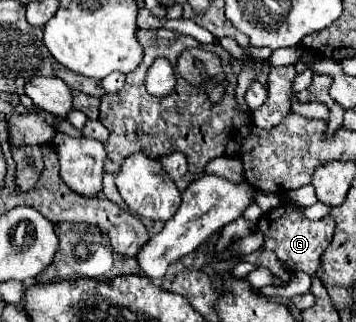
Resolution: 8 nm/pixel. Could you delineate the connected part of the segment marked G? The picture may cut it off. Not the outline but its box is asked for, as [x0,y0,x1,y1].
[255,202,335,276]

